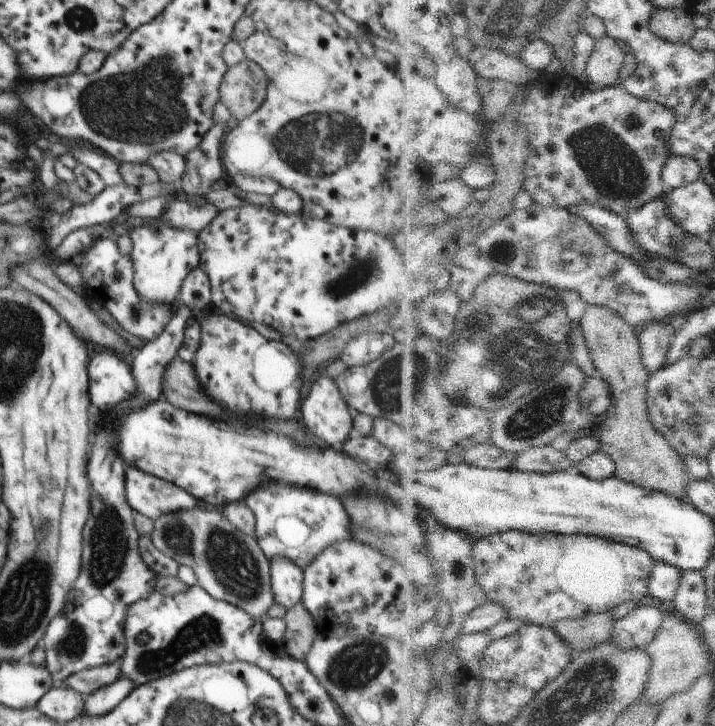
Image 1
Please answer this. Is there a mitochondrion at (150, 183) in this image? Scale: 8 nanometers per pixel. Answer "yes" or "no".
no

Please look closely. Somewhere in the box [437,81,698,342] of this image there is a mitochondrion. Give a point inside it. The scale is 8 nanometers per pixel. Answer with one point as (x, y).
(617, 176)

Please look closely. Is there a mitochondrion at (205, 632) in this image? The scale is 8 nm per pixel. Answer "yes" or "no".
yes

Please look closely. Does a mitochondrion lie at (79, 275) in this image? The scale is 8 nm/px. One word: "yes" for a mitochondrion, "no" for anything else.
no

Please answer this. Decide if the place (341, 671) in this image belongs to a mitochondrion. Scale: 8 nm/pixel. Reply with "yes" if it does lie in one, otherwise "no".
yes

